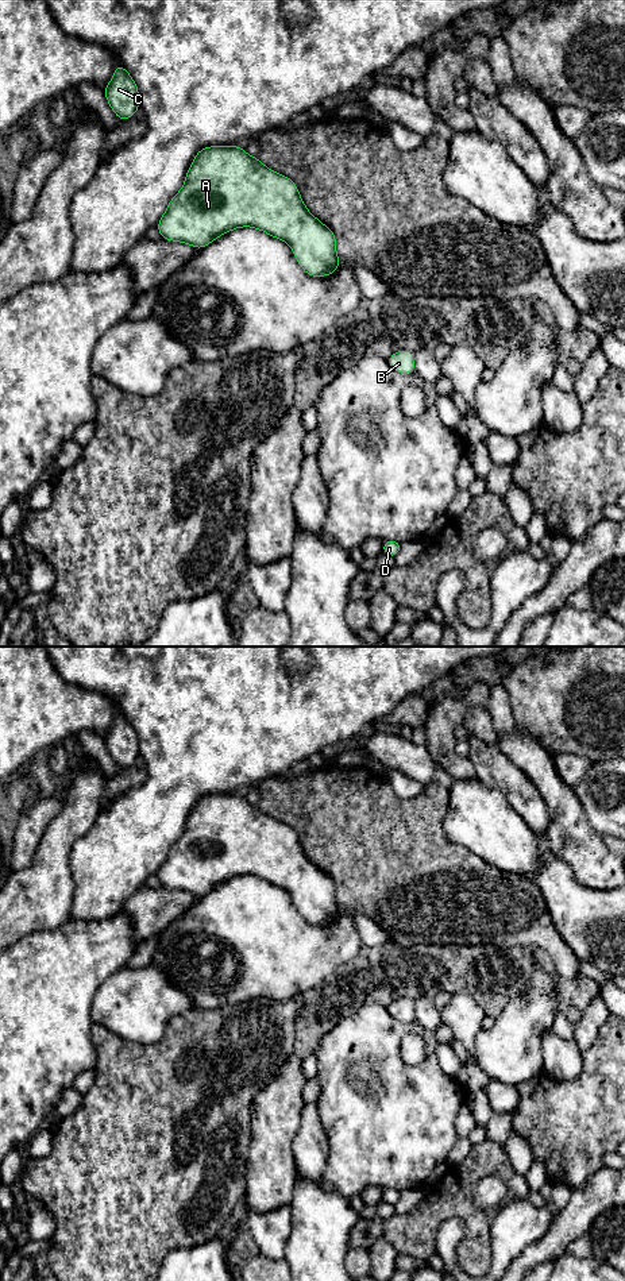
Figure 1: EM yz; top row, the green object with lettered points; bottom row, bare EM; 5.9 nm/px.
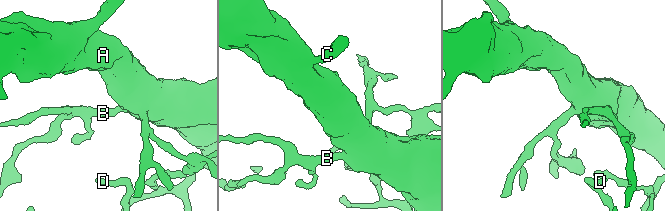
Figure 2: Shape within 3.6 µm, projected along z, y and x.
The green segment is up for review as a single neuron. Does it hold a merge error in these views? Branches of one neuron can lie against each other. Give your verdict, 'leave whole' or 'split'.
leave whole

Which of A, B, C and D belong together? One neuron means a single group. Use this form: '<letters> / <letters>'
A B C D

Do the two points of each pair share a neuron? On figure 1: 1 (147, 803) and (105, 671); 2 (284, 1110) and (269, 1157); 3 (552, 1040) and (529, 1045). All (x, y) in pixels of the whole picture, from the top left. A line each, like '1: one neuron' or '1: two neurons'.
1: one neuron
2: one neuron
3: two neurons

